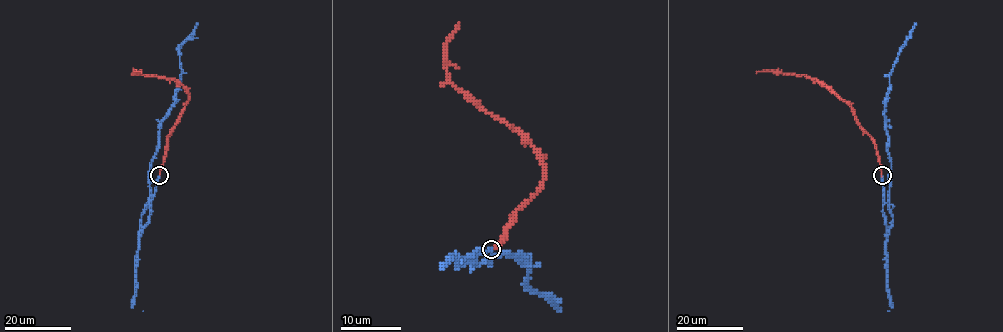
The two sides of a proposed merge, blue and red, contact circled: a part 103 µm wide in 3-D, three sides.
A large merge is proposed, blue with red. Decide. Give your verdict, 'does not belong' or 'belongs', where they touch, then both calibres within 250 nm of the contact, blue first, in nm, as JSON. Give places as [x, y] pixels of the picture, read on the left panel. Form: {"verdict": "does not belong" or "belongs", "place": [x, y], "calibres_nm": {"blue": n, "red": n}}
{"verdict": "belongs", "place": [159, 175], "calibres_nm": {"blue": 240, "red": 260}}

